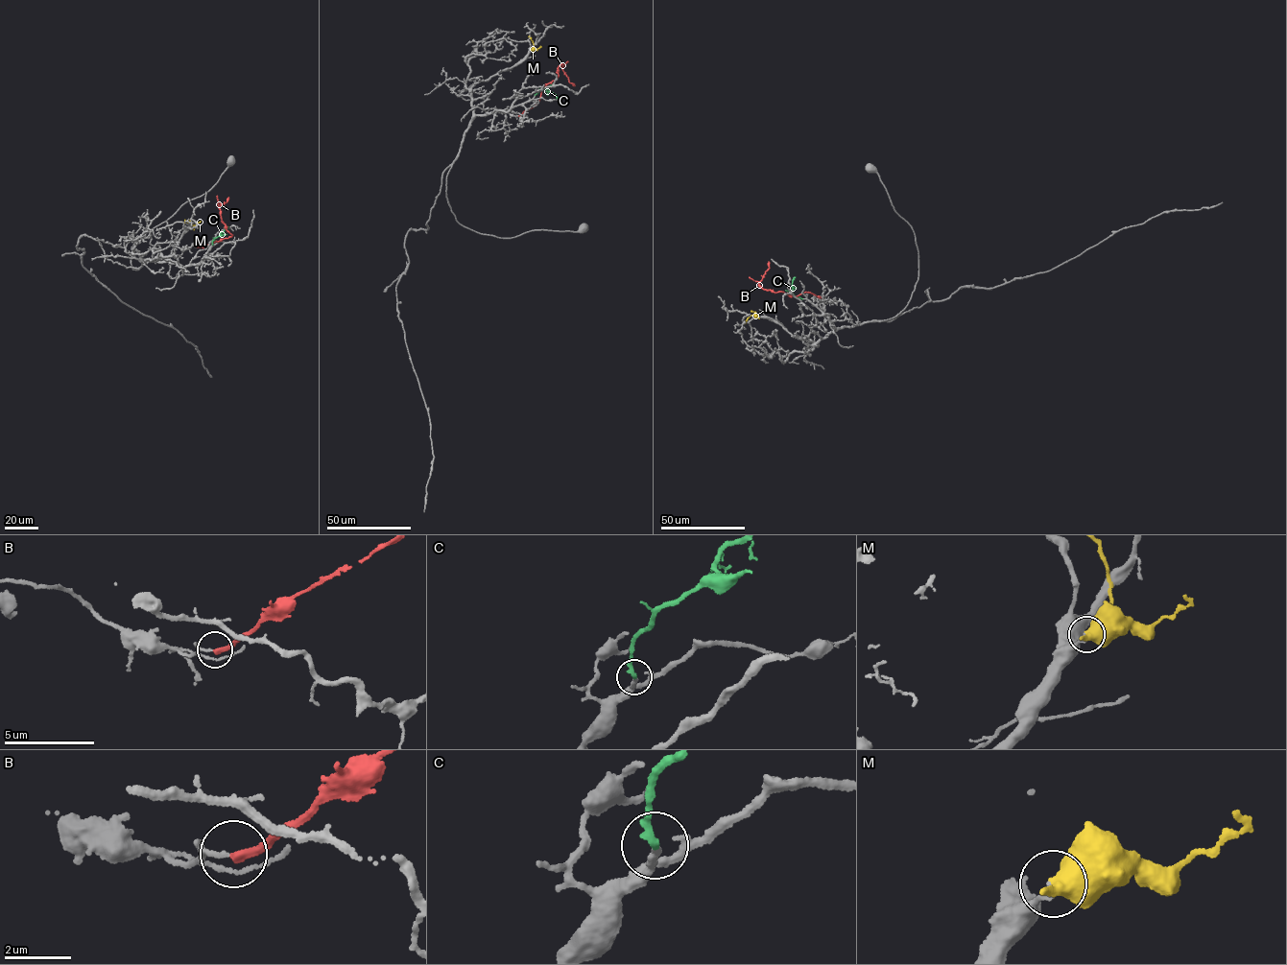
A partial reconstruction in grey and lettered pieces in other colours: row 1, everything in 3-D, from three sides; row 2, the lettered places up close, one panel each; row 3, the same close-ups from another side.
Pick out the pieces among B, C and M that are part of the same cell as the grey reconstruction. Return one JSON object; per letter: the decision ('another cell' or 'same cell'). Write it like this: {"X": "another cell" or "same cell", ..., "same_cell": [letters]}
{"B": "another cell", "C": "same cell", "M": "another cell", "same_cell": ["C"]}

